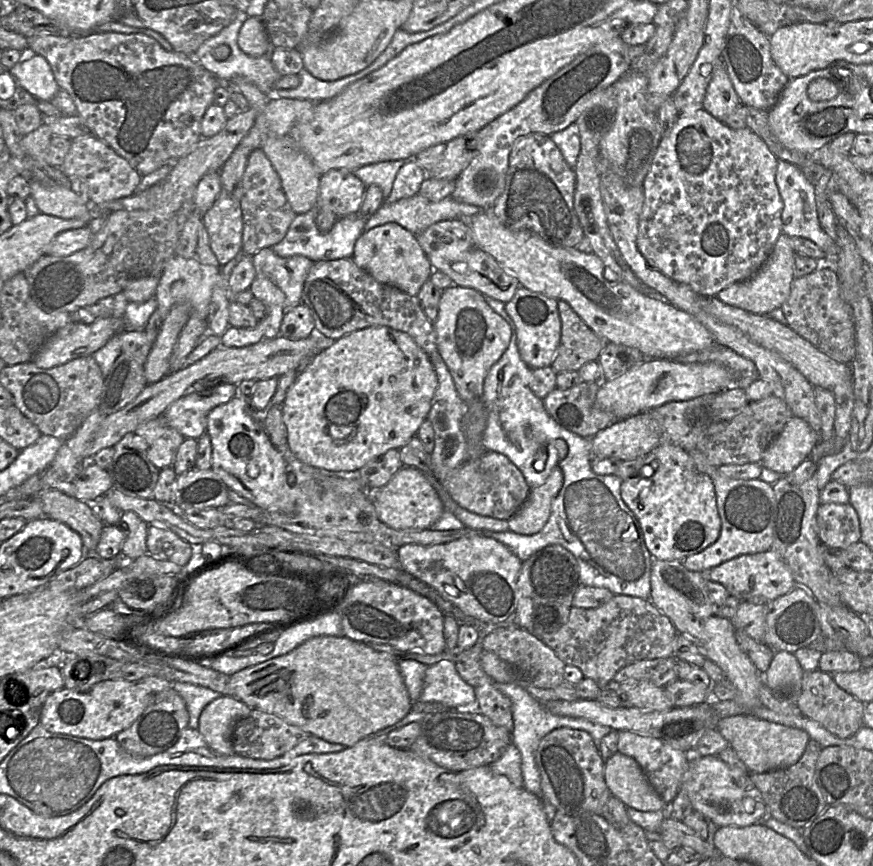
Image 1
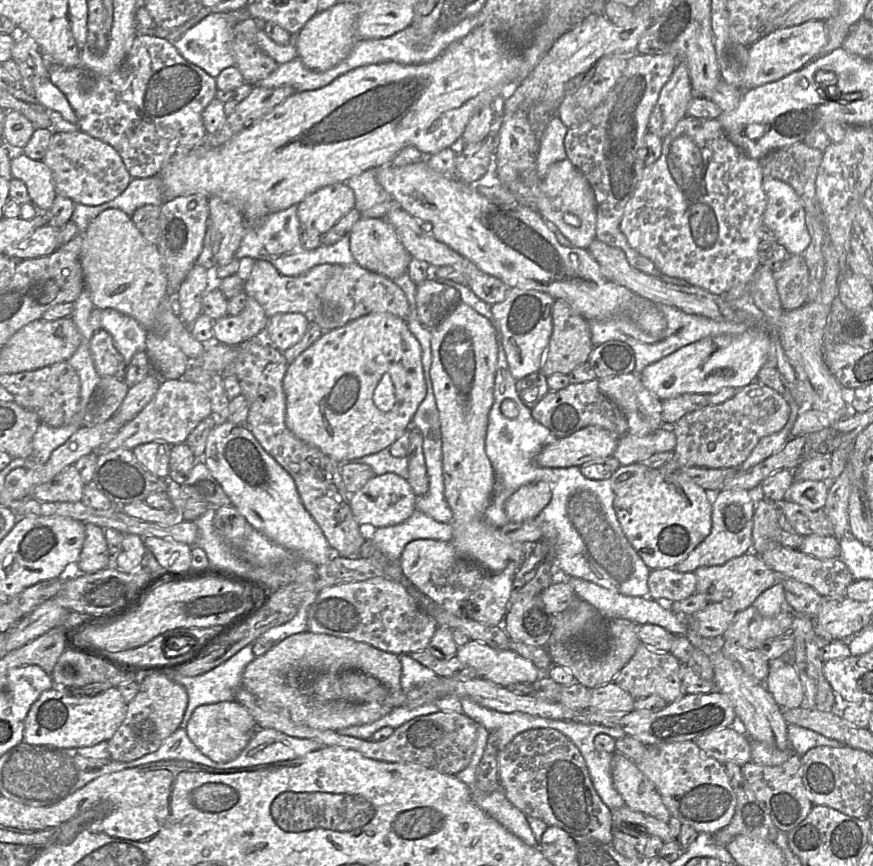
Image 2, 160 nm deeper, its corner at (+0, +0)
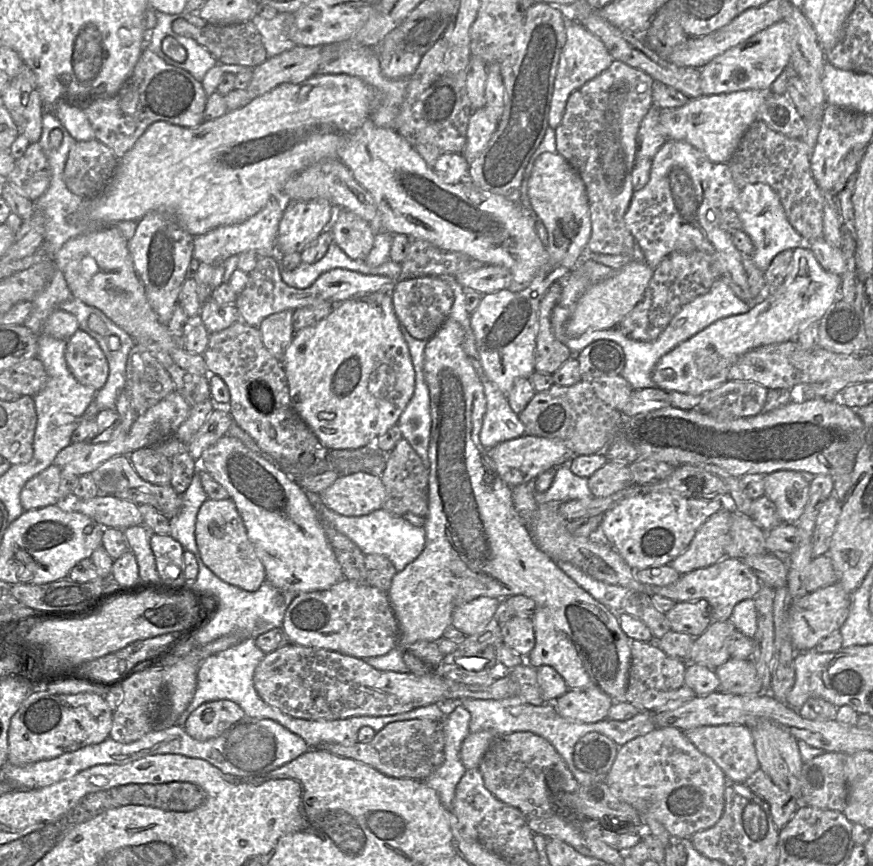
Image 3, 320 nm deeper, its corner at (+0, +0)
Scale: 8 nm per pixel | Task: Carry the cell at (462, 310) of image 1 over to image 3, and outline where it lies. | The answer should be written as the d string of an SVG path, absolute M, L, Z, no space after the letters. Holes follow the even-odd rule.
M448 317L438 331L427 341L425 347L424 373L429 388L431 414L430 444L428 448L428 457L430 461L428 514L425 517L426 522L423 525L426 533L426 542L422 553L402 571L395 574L391 587L387 591L388 599L399 625L399 647L407 647L417 641L436 641L444 637L443 633L445 629L451 625L454 609L475 598L483 596L506 599L510 596L523 595L534 600L536 605L533 614L530 616L534 627L535 646L531 652L525 656L527 663L534 668L544 665L551 666L562 676L569 689L581 690L586 687L595 686L608 695L613 701L613 704L626 702L625 694L631 662L631 640L622 631L618 614L611 612L603 604L595 600L589 593L559 569L554 561L536 547L527 525L515 510L511 488L488 467L488 460L486 459L487 449L481 444L479 438L487 401L483 383L463 349L464 336L465 331L462 326L454 319Z

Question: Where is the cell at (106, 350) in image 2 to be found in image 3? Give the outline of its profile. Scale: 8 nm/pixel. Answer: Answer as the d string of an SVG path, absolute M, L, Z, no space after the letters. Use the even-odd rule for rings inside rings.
M78 329L67 341L65 350L67 366L82 385L99 390L109 375L105 353L98 342L85 331Z

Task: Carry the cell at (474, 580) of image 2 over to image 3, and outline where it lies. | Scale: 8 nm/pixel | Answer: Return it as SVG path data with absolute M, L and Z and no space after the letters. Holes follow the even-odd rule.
M478 597L454 609L451 625L465 636L480 632L494 615L500 600Z

